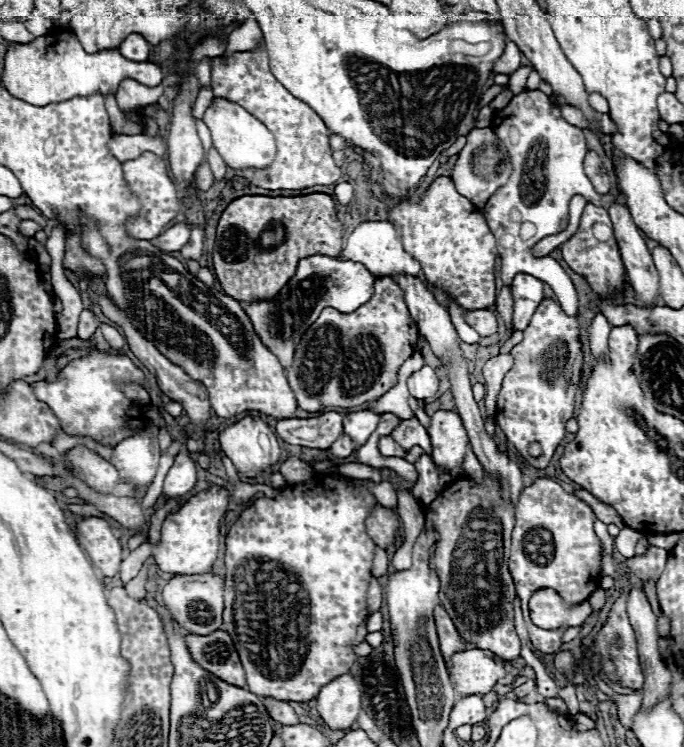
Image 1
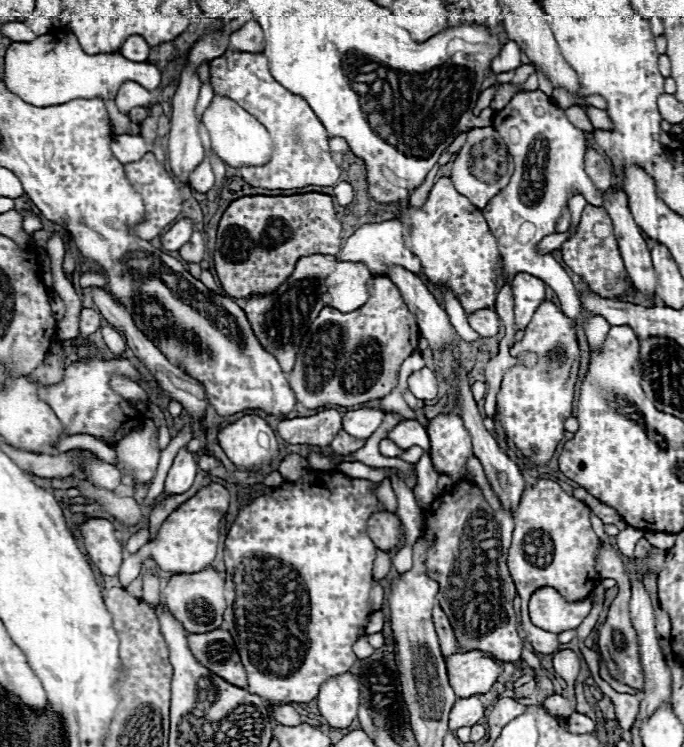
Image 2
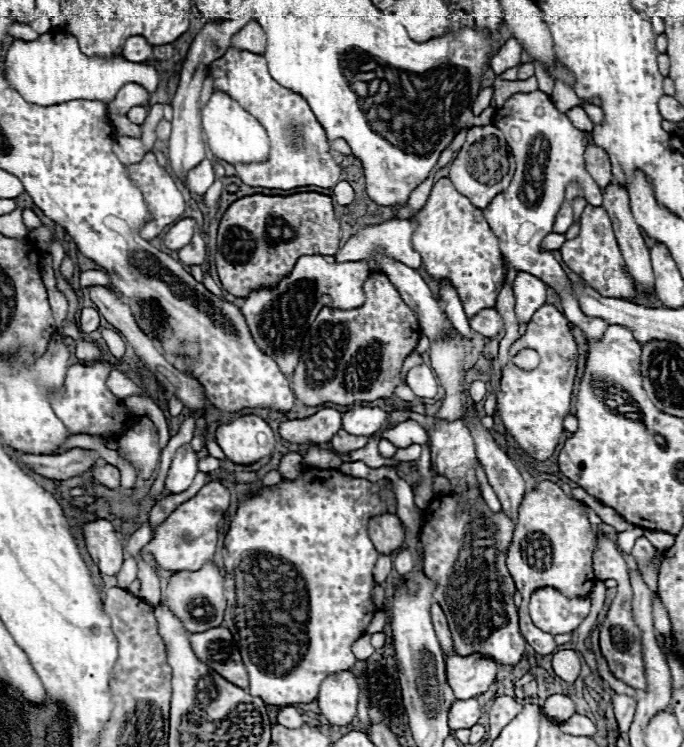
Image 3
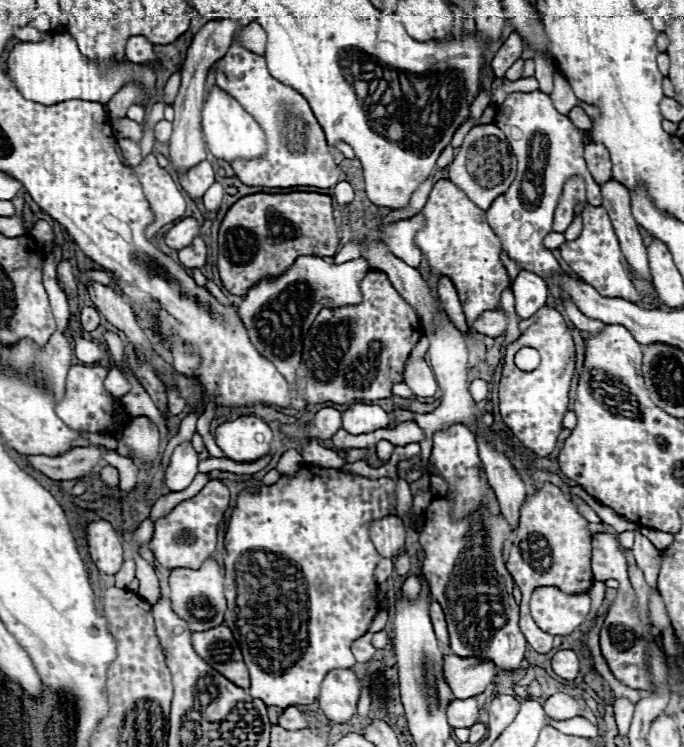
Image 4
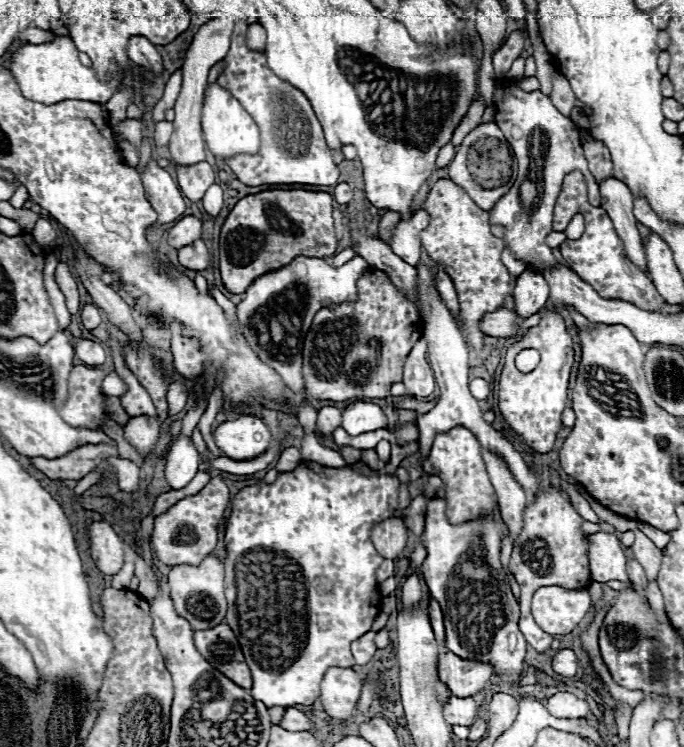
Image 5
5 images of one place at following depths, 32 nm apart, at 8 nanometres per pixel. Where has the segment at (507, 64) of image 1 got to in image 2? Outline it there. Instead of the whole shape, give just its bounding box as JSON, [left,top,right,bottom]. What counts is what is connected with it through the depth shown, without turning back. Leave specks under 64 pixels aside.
[492,40,520,74]

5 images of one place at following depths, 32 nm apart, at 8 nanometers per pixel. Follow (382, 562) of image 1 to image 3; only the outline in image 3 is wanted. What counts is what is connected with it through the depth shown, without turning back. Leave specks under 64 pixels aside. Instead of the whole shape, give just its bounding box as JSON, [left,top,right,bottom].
[374,554,392,582]

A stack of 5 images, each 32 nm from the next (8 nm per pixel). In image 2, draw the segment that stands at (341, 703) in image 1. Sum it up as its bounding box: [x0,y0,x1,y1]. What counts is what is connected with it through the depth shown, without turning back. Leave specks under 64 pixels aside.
[318,672,360,728]

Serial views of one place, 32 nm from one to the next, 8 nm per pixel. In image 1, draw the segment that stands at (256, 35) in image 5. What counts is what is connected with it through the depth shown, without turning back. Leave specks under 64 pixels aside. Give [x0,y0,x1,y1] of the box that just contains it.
[218,20,262,58]

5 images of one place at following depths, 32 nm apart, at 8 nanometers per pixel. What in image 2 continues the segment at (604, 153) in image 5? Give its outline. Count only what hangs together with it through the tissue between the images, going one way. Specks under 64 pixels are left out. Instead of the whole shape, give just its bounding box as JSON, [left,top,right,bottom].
[586,150,612,192]

